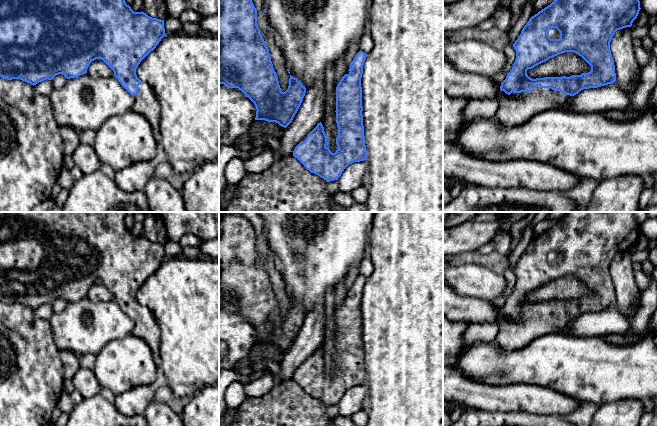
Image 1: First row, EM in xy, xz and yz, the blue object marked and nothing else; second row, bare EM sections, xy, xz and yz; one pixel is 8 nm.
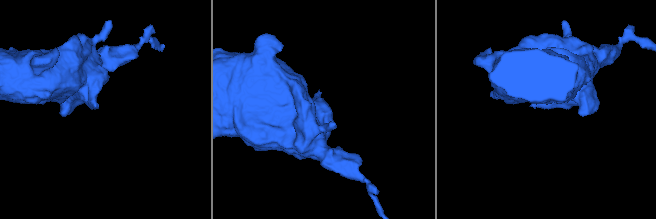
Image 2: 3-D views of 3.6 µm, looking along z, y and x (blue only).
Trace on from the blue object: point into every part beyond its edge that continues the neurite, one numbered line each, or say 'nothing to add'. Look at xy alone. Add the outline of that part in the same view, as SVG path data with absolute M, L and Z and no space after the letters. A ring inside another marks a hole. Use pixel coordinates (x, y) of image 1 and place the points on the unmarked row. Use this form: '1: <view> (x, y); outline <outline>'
1: xy (146, 328); outline M142 307L138 310L138 318L134 319L134 323L135 326L131 334L143 339L148 344L153 353L154 361L159 370L161 366L161 332L156 323L154 315L146 307Z

